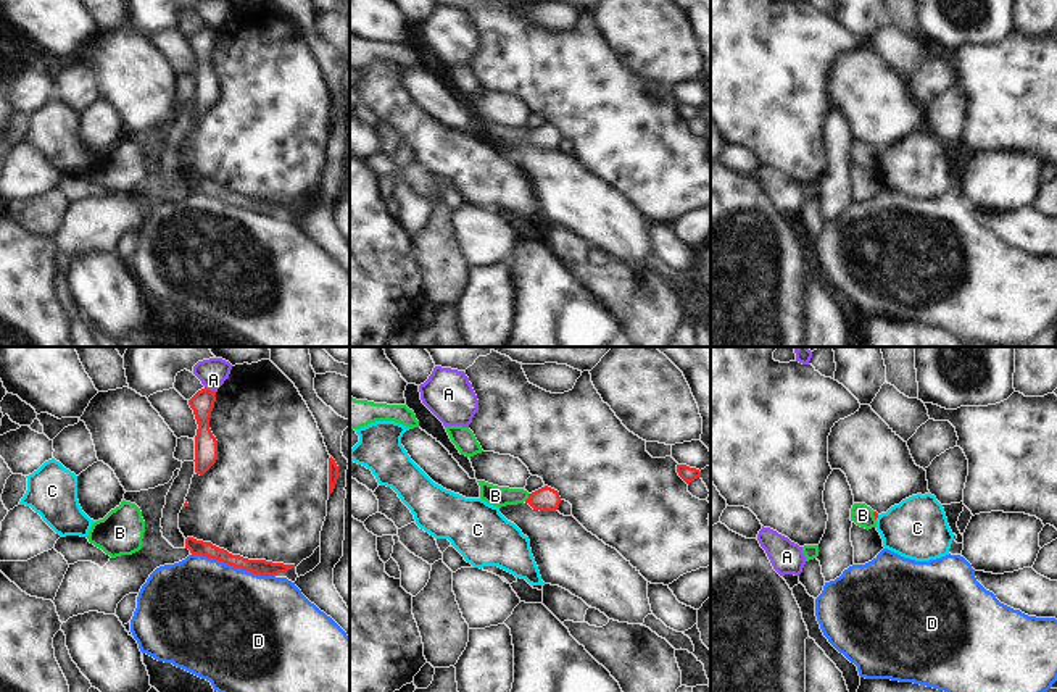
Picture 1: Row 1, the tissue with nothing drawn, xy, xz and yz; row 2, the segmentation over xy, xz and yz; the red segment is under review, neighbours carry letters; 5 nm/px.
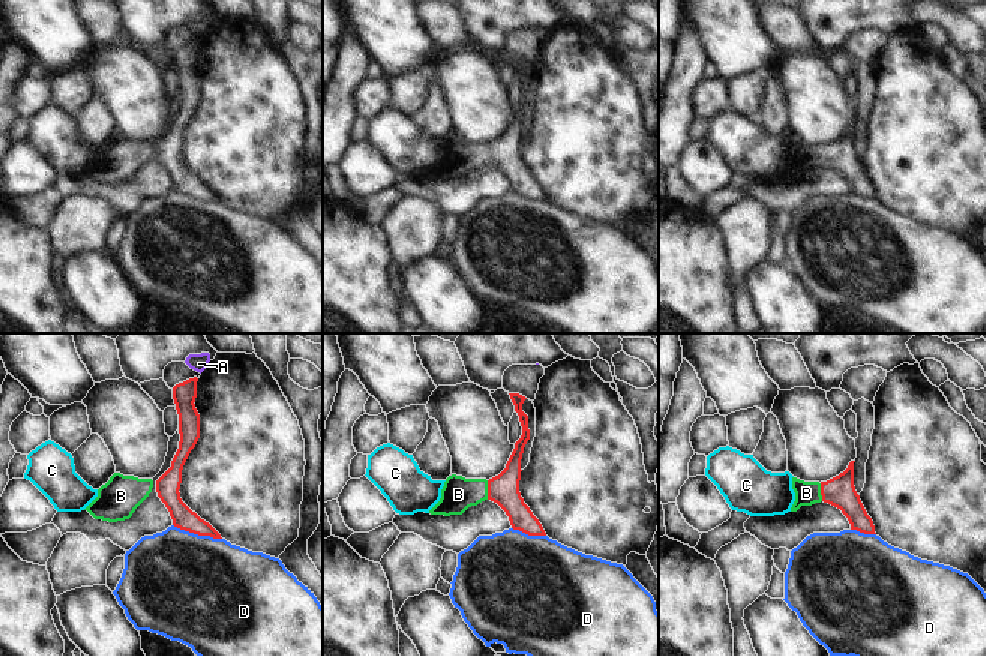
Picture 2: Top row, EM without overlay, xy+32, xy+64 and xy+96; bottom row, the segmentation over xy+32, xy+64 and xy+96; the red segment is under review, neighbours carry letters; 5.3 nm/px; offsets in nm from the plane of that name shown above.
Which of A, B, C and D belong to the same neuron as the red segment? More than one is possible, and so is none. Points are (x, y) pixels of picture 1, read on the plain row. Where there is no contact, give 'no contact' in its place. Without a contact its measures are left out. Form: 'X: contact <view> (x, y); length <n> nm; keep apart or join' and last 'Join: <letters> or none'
A: contact xy (208, 28); length 70 nm; keep apart
B: contact xz (529, 136); length 50 nm; join
C: contact yz (877, 155); length 30 nm; keep apart
D: contact xy (234, 205); length 440 nm; keep apart
Join: B

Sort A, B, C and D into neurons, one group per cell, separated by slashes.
A / B / C / D

